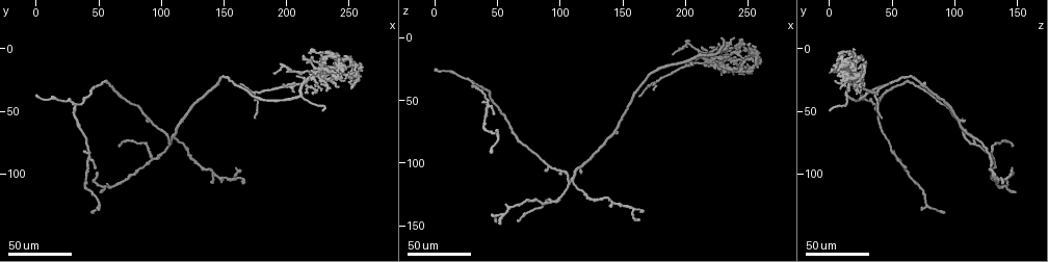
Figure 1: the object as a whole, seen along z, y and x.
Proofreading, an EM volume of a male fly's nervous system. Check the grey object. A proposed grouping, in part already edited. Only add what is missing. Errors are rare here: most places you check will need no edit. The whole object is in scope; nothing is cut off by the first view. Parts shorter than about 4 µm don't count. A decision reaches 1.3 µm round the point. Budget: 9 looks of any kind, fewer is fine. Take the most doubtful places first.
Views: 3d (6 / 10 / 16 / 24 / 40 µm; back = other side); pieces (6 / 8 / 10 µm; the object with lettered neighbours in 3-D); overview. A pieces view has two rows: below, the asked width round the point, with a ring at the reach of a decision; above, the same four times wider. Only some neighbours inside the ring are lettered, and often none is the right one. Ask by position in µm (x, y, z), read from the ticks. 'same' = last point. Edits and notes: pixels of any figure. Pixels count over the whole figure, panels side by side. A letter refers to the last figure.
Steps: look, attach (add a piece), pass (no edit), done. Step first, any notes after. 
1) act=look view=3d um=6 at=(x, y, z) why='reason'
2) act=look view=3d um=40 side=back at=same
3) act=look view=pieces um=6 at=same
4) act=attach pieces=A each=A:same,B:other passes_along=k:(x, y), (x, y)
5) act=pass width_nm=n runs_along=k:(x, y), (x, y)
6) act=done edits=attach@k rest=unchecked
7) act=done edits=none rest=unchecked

act=look view=3d um=40 at=(228, 50, 2) why='end of a long branch'

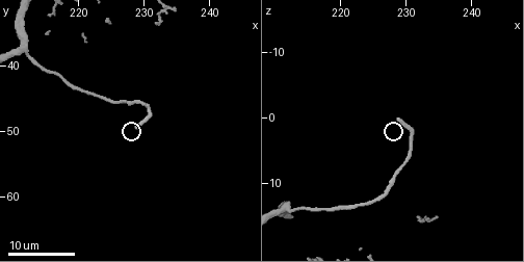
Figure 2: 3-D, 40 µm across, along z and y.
act=look view=pieces um=8 at=(229.0, 49.5, 0.5) why='what lies round it'

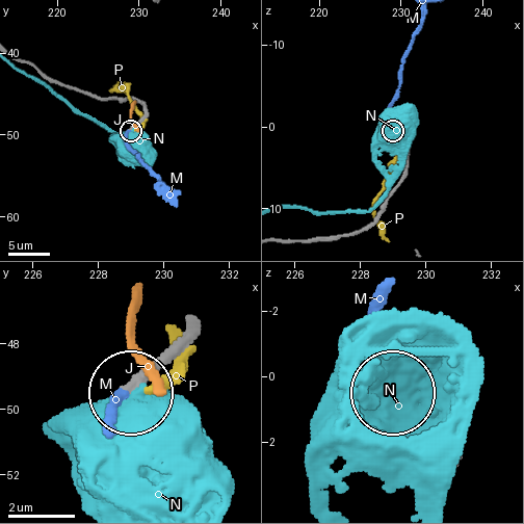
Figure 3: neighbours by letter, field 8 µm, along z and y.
act=attach pieces=M each=J:other,M:same,N:other,P:other passes_along=3:(189, 317), (116, 395), (113, 417) found='it goes on there'

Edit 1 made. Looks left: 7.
act=look view=overview

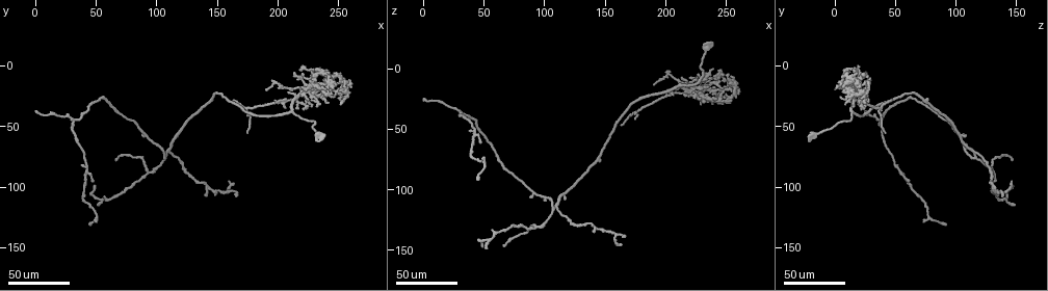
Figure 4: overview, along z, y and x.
act=look view=3d um=24 at=(148, 108, 136) why='branch stops here'

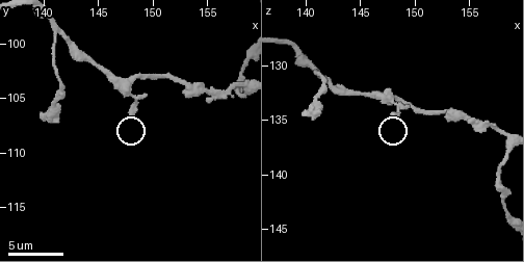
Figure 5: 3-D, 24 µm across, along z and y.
act=look view=3d um=6 at=(148.0, 106.6, 134.4)

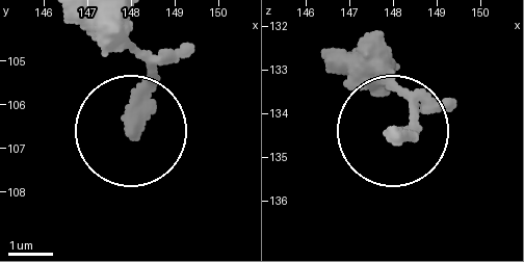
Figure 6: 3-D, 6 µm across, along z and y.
act=look view=pieces um=8 at=(148.05, 106.55, 134.50) why='see the neighbours'

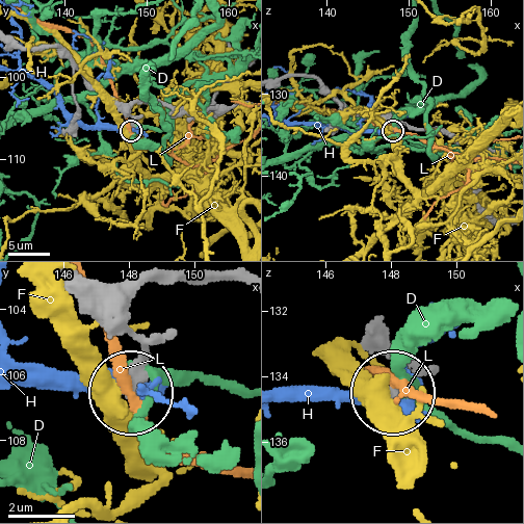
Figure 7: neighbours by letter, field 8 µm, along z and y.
act=pass each=D:other,F:other,H:other,L:other found='no lettered piece goes on from it'

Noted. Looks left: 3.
act=look view=3d um=24 at=(158, 94, 146)

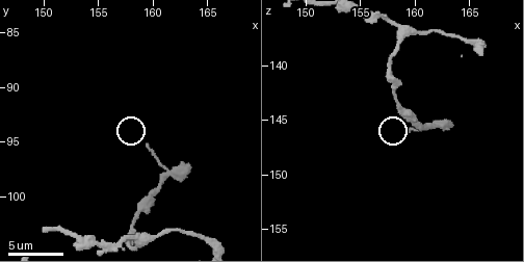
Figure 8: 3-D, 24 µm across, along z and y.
act=look view=pieces um=8 at=(159.6, 95.2, 145.8)

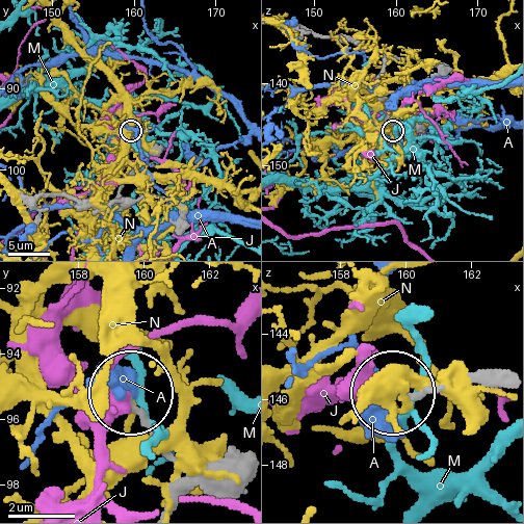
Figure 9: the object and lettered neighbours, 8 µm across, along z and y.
act=pass width_nm=160 each=A:other,J:other,M:other,N:other runs_along=9:(164, 502), (179, 461), (131, 396) found='none of them fits'

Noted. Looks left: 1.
act=done edits=attach@3 rest=unchecked

